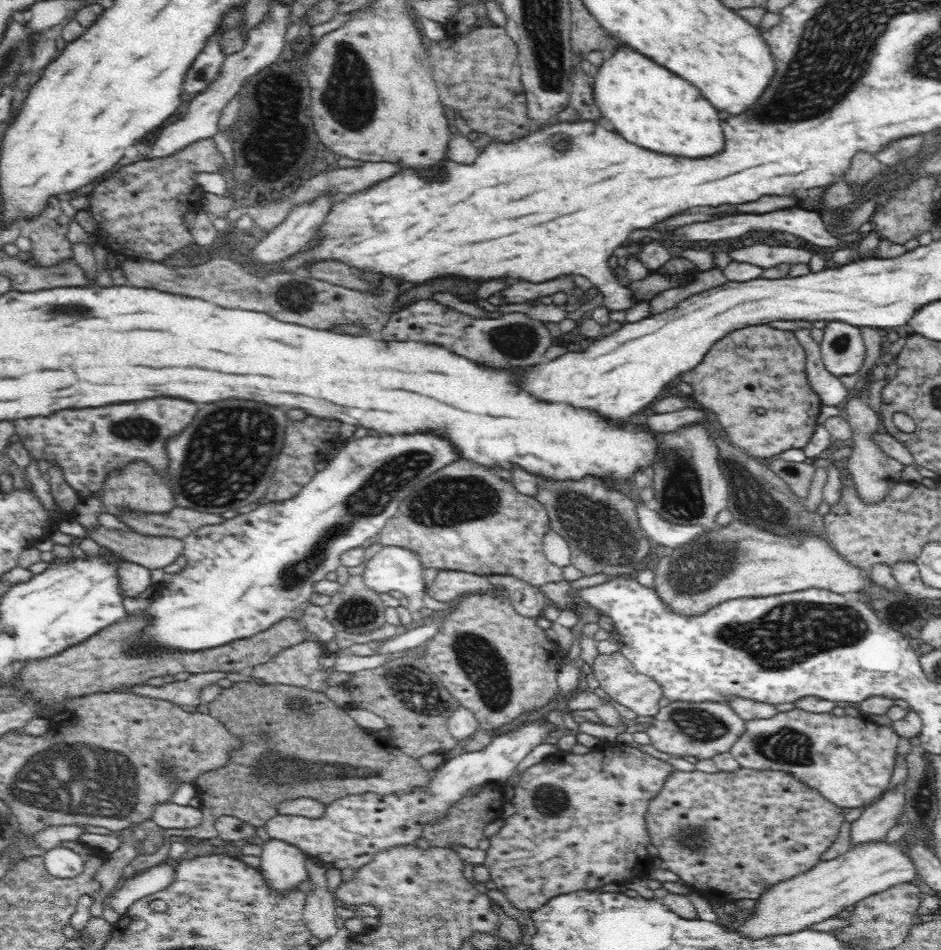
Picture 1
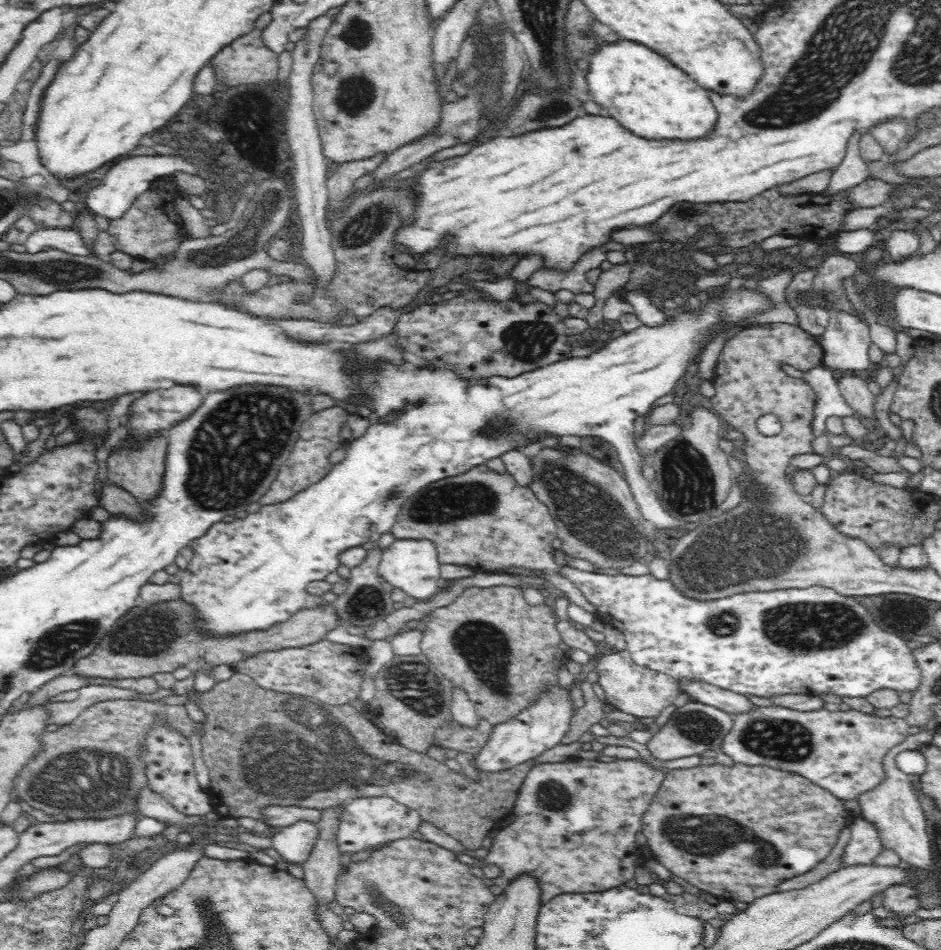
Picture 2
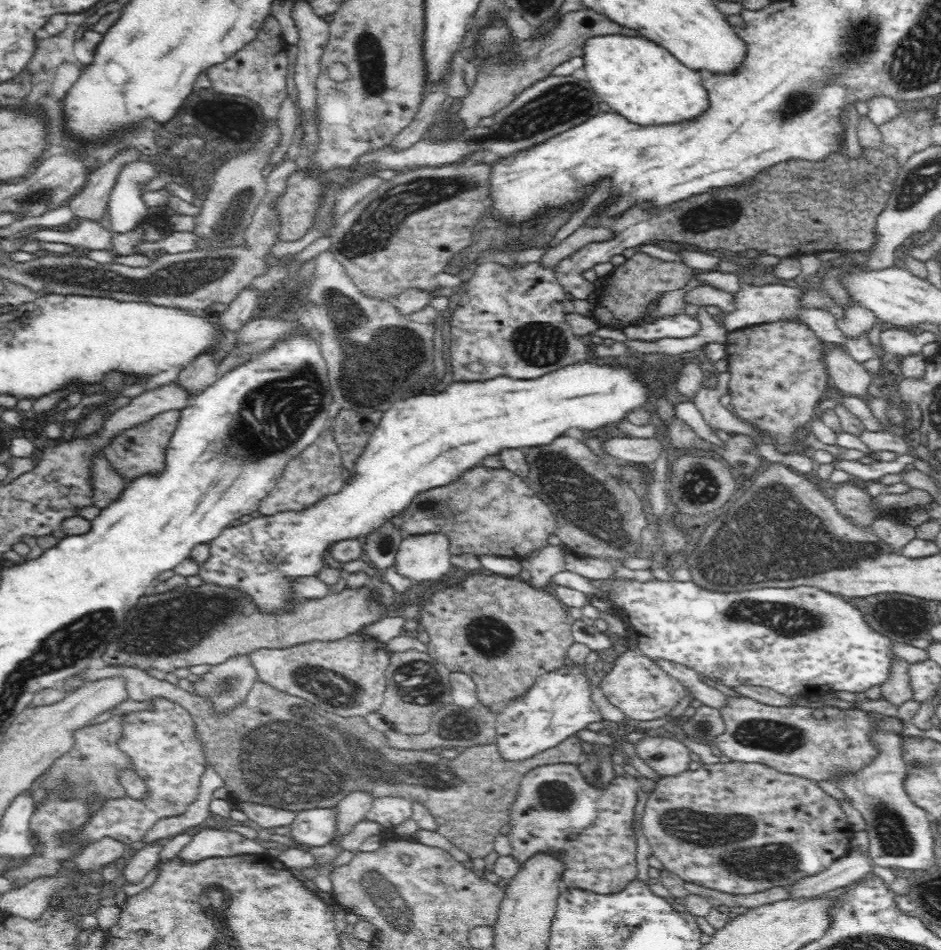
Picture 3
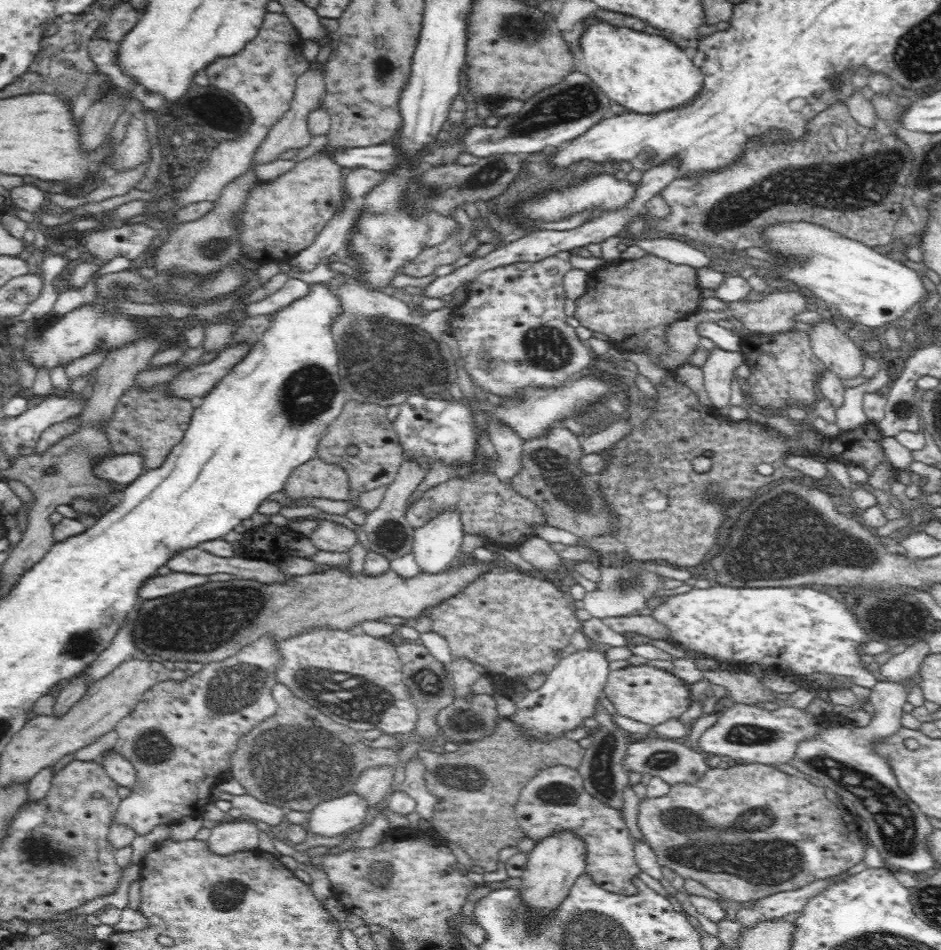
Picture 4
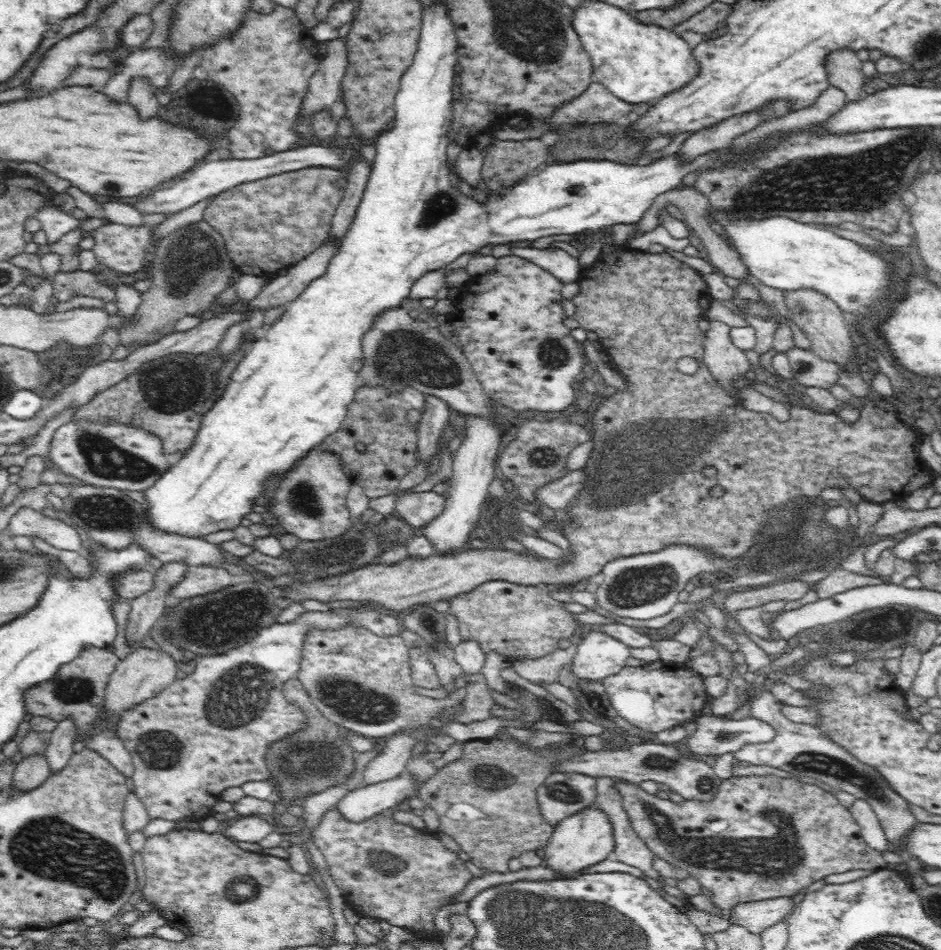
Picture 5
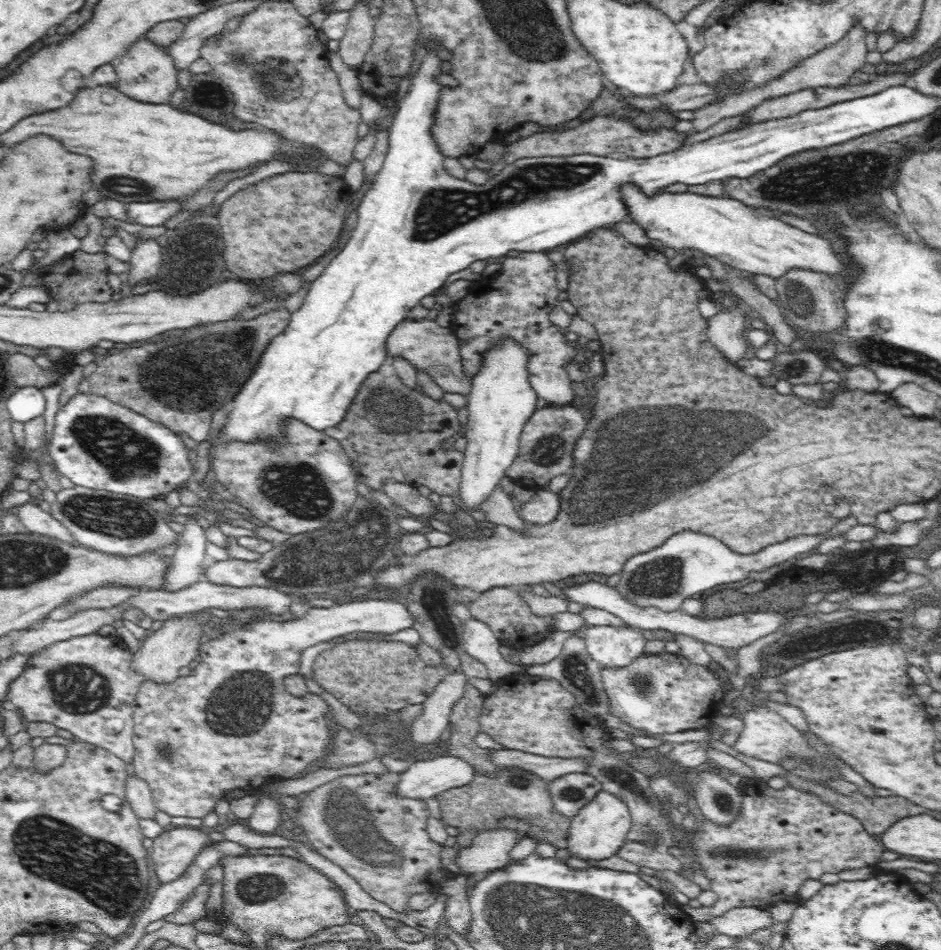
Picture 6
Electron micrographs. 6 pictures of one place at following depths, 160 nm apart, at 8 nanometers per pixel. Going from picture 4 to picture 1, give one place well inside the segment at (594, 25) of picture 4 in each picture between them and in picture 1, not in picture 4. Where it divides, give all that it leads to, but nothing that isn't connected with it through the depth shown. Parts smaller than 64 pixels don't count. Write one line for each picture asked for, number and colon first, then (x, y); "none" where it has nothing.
1: (645, 102)
2: (640, 89)
3: (648, 86)

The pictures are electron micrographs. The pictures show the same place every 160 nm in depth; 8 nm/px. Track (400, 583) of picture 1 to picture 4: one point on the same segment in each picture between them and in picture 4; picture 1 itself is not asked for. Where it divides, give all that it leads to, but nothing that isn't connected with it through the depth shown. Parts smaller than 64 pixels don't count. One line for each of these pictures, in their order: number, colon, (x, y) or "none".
2: (410, 565)
3: (421, 557)
4: (436, 544)

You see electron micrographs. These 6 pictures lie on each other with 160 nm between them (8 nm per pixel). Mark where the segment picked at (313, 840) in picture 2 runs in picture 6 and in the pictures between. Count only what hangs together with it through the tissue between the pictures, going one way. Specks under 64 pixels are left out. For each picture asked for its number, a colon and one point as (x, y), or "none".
3: (317, 826)
4: (335, 816)
5: (367, 801)
6: (427, 778)

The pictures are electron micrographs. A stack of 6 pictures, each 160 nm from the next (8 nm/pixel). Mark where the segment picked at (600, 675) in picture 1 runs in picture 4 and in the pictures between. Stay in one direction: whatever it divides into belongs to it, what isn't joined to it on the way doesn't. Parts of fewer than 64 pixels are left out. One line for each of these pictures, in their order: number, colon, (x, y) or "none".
2: (629, 687)
3: (643, 690)
4: (651, 695)

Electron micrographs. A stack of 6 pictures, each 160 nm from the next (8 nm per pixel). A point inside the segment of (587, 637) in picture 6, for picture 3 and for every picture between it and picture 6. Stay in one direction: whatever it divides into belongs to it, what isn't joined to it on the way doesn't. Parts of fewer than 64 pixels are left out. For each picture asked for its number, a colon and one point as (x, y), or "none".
3: (559, 703)
4: (568, 695)
5: (599, 655)

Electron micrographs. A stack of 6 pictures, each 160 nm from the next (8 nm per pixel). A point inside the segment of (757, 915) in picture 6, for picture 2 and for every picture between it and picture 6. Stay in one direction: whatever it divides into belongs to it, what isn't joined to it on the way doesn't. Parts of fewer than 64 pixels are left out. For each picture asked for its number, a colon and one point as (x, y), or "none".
2: (865, 845)
3: (845, 871)
4: (792, 902)
5: (755, 916)

